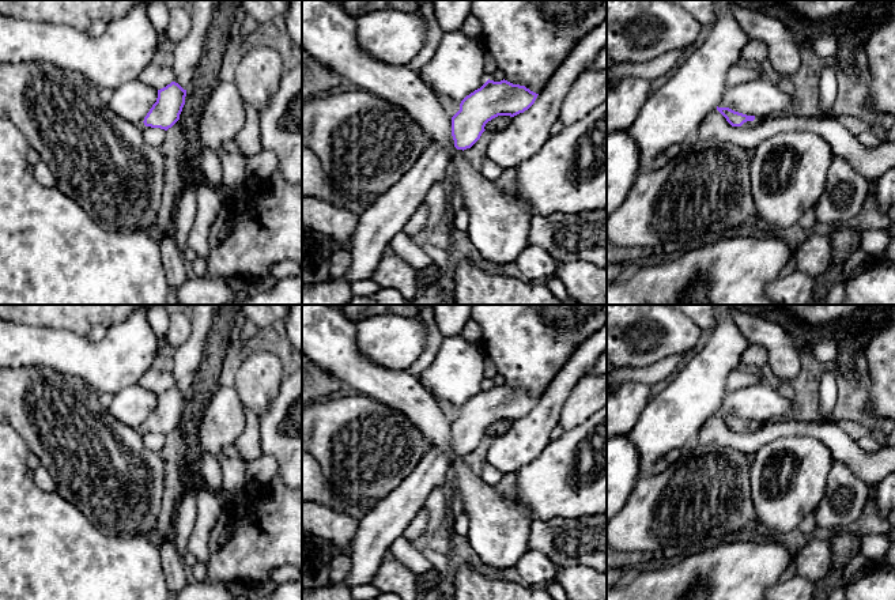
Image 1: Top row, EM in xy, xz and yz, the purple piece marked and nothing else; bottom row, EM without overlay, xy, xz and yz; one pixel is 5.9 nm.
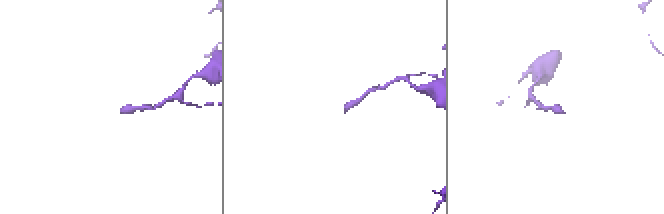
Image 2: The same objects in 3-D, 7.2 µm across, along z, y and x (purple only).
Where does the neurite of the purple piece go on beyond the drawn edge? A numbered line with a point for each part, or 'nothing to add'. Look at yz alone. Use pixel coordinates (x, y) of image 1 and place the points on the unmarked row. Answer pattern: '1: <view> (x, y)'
1: yz (758, 425)

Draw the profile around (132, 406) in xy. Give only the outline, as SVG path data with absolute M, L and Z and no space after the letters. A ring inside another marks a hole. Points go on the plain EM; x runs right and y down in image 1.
M137 384L125 386L113 395L113 400L106 410L117 420L135 430L140 430L152 410L156 407L156 403L158 395Z

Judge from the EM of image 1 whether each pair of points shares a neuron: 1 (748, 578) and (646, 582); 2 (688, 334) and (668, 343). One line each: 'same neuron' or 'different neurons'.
1: same neuron
2: same neuron

